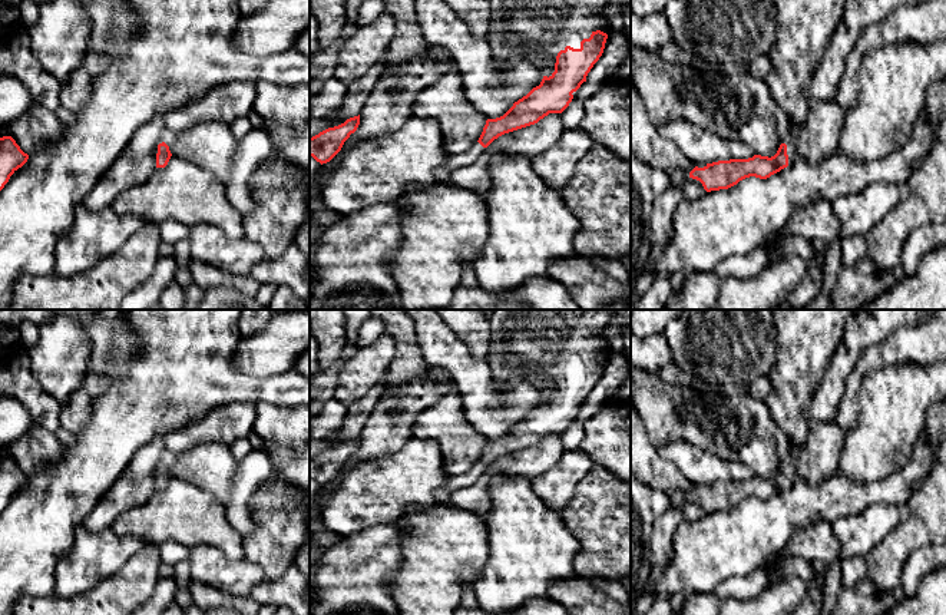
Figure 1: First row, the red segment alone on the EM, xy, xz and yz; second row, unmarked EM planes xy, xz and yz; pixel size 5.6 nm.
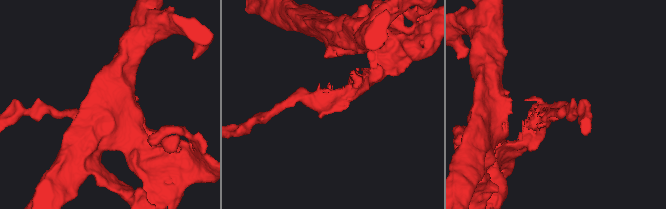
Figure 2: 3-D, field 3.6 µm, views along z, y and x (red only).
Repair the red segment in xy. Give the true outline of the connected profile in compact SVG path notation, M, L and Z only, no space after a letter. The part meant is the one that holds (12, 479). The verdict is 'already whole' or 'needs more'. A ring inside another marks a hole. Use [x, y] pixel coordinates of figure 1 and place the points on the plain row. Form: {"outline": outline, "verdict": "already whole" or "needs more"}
{"outline": "M11 457L0 459L0 512L29 480Z", "verdict": "already whole"}

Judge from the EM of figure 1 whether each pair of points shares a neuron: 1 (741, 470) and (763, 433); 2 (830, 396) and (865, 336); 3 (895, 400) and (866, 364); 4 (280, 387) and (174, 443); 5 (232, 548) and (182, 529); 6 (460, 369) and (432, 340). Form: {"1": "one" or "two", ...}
{"1": "two", "2": "one", "3": "two", "4": "two", "5": "one", "6": "one"}

